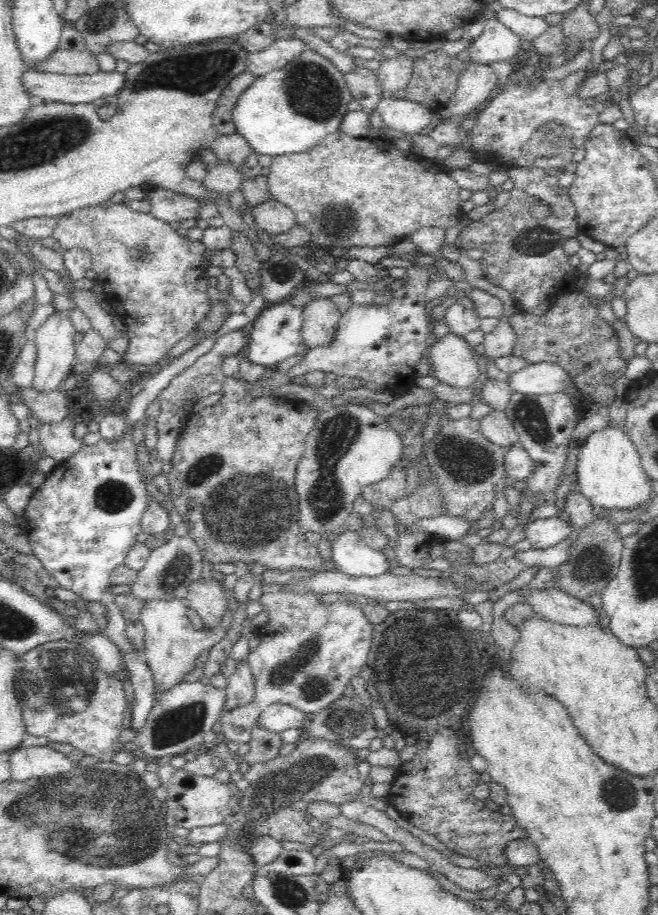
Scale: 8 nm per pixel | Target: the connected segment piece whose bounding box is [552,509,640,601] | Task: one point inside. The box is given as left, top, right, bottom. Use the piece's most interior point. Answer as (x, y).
(594, 558)

